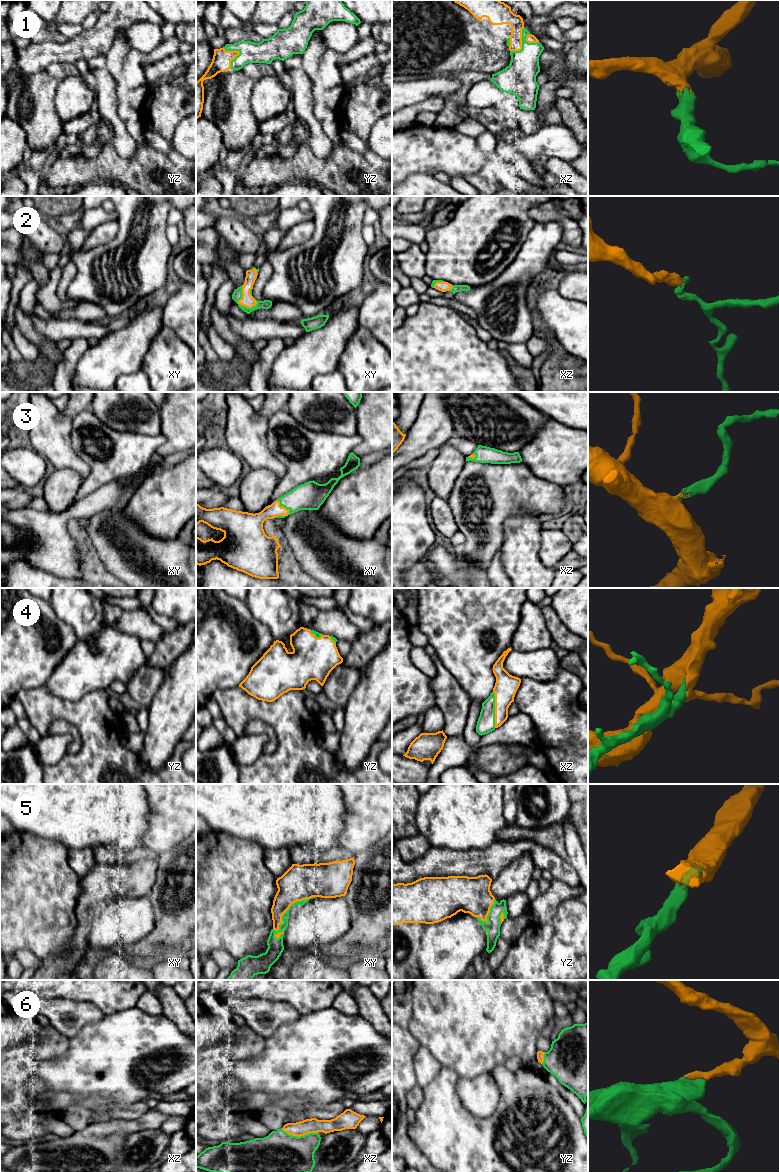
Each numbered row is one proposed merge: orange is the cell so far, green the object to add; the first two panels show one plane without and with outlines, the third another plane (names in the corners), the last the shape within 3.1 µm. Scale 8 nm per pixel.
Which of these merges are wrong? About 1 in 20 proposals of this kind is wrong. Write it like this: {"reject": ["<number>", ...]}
{"reject": []}

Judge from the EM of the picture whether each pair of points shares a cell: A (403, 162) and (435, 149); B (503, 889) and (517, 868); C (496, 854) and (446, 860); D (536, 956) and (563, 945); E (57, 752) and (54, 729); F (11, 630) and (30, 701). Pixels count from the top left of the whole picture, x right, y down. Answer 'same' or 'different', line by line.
A: same
B: same
C: same
D: different
E: different
F: different

